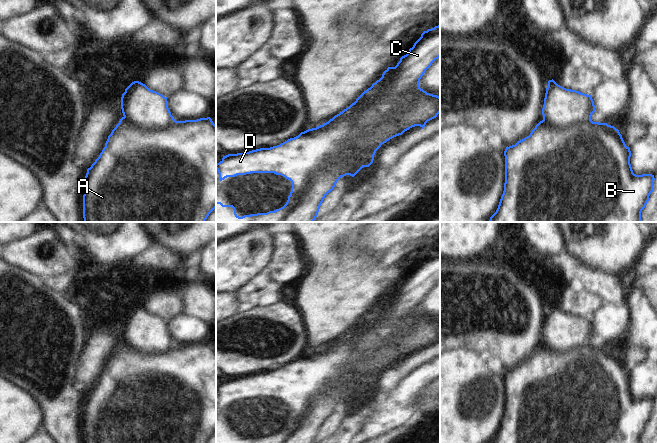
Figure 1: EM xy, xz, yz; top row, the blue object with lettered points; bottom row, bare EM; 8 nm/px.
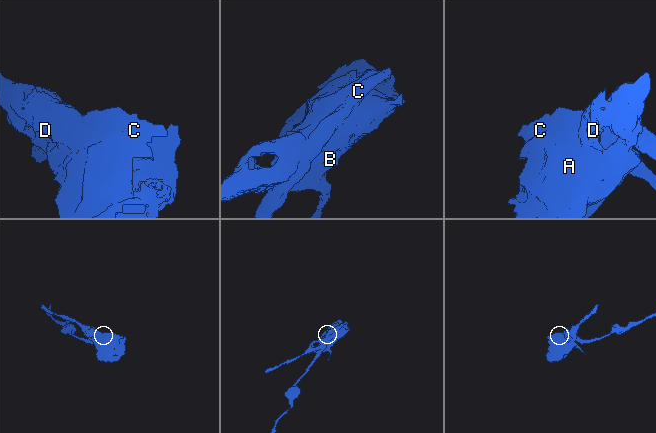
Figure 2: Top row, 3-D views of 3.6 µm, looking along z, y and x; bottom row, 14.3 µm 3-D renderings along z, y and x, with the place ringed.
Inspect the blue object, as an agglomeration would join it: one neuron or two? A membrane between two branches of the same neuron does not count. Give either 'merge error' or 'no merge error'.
merge error

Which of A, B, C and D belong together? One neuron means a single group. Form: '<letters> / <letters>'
A B D / C

